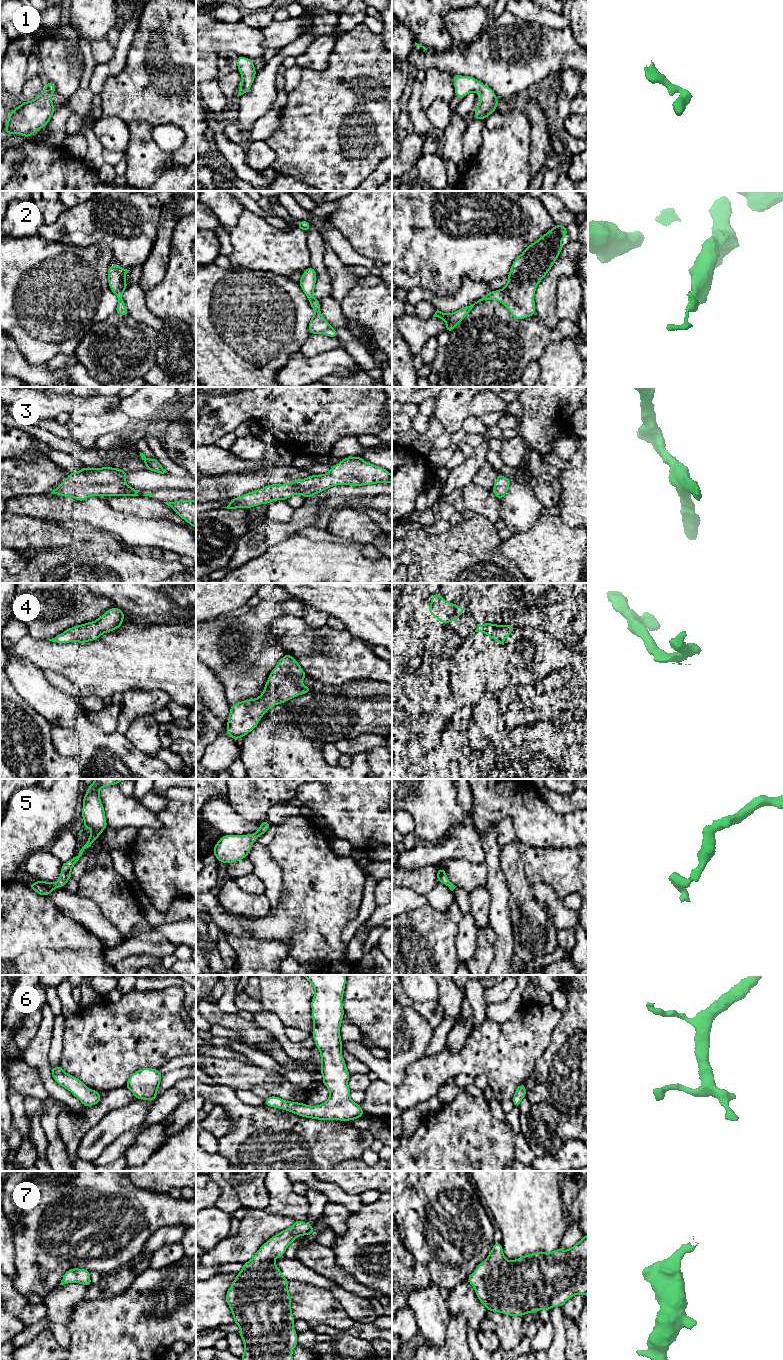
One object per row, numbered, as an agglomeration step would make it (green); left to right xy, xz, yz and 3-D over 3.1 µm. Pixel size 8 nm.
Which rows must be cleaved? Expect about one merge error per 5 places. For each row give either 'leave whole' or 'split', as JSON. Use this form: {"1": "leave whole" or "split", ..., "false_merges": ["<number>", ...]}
{"1": "leave whole", "2": "leave whole", "3": "leave whole", "4": "leave whole", "5": "leave whole", "6": "leave whole", "7": "leave whole", "false_merges": []}

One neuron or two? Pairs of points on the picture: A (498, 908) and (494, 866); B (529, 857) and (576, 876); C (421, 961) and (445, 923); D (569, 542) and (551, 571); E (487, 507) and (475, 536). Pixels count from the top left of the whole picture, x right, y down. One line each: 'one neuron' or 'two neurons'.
A: one neuron
B: one neuron
C: one neuron
D: one neuron
E: two neurons

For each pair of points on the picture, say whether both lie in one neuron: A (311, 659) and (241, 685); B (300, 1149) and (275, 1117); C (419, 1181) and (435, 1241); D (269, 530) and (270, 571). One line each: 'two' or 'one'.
A: two
B: one
C: one
D: two

